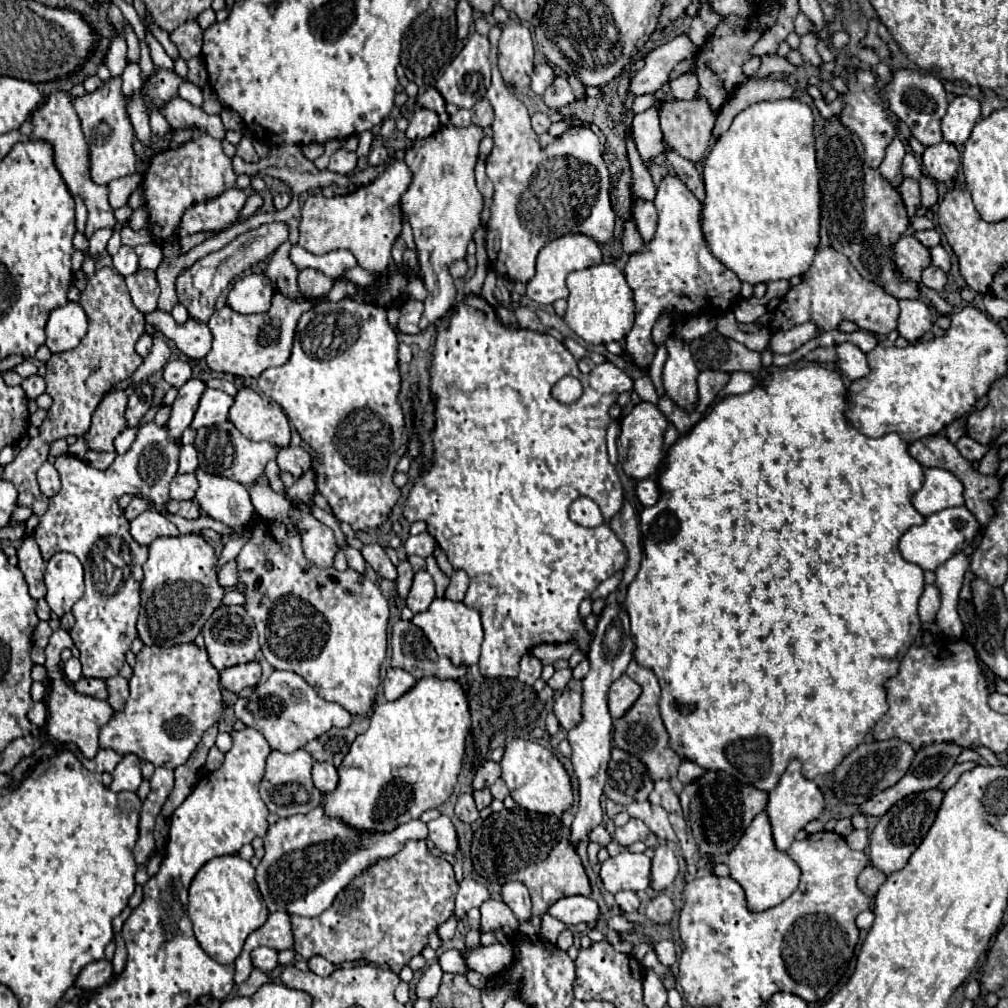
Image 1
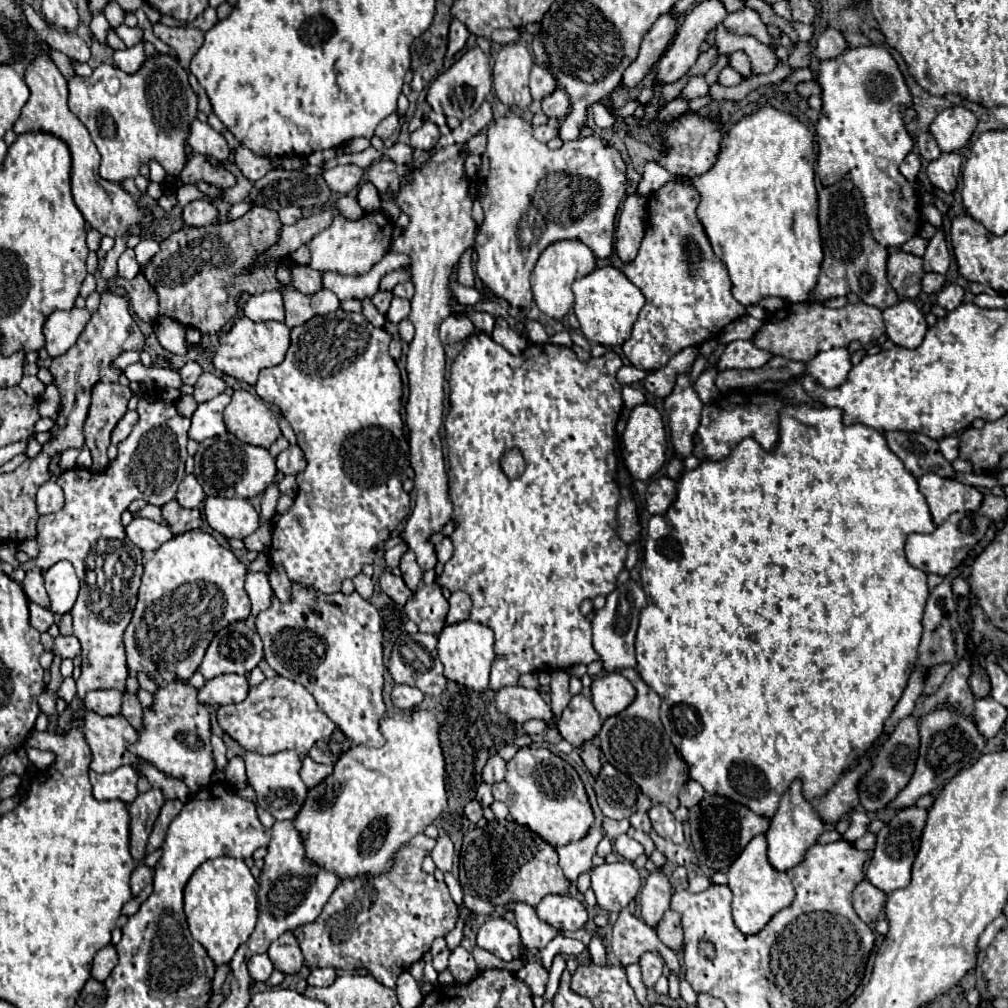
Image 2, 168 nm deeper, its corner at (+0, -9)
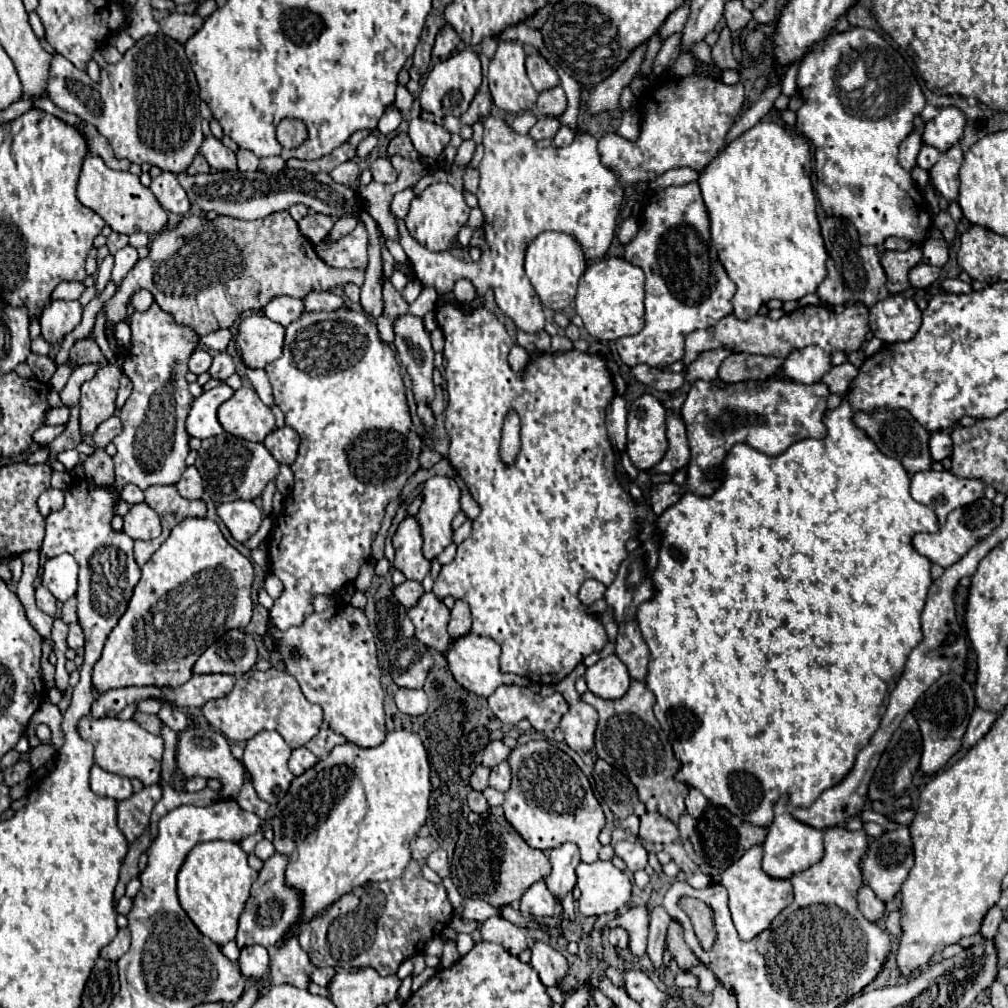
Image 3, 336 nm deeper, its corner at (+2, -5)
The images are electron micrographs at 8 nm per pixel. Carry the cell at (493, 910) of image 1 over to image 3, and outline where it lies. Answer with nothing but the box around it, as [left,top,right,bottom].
[481,918,529,956]

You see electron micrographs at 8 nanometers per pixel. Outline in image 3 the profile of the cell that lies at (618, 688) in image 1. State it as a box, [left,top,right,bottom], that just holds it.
[585,654,631,700]

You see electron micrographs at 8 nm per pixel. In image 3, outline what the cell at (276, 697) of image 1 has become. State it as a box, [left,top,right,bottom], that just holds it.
[203,668,323,748]

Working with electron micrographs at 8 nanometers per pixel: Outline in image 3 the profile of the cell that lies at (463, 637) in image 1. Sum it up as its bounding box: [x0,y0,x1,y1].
[445,634,529,698]

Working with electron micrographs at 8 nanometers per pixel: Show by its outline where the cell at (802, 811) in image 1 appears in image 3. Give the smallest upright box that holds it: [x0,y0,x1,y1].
[763,798,823,878]

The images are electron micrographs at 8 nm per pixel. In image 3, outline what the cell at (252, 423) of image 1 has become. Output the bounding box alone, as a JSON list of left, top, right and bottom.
[217,388,275,442]

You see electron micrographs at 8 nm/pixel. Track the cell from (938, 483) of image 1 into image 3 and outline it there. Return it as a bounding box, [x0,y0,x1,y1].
[911,470,985,524]

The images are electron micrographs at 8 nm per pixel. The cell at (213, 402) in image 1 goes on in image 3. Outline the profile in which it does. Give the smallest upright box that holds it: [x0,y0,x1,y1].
[187,384,233,438]

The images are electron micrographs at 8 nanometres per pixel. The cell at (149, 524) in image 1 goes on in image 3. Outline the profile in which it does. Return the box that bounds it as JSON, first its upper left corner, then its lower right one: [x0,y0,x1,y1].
[123,502,161,540]

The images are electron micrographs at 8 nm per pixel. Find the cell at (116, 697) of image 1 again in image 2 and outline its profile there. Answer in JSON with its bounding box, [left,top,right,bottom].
[121,692,141,730]

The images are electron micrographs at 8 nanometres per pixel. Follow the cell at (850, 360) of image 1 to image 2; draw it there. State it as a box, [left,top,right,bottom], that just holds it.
[807,348,851,388]

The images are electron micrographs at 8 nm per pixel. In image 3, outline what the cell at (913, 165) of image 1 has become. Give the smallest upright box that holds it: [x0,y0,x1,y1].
[899,132,923,172]

